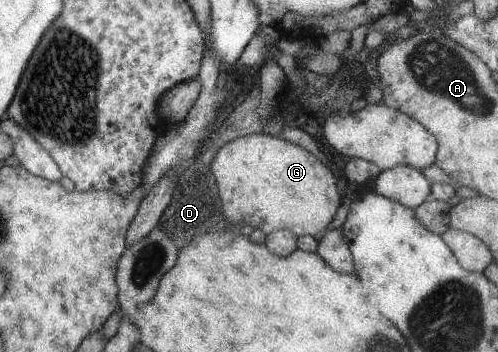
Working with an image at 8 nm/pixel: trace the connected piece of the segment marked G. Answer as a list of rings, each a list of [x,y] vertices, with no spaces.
[[[252,133],[226,143],[216,153],[211,167],[218,181],[224,219],[230,219],[234,223],[247,223],[254,229],[263,231],[266,236],[274,230],[290,230],[296,237],[315,237],[319,233],[325,233],[341,204],[338,183],[332,171],[312,153],[275,133]]]

